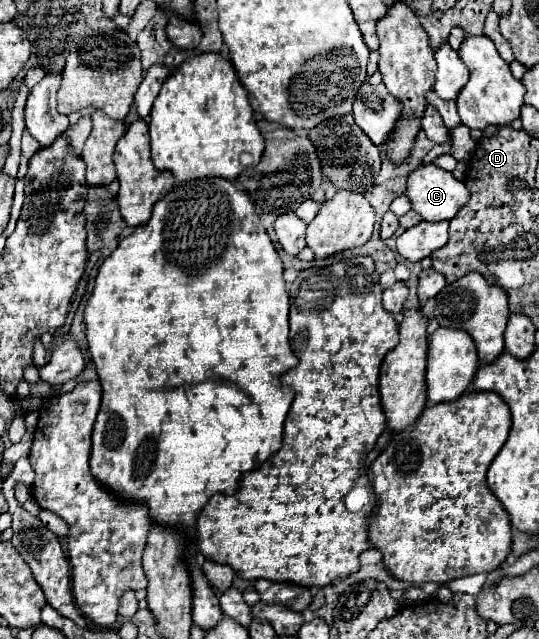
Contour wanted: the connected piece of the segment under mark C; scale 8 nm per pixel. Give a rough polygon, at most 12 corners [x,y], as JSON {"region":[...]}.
{"region":[[435,164],[409,174],[405,196],[427,222],[451,220],[467,186]]}

